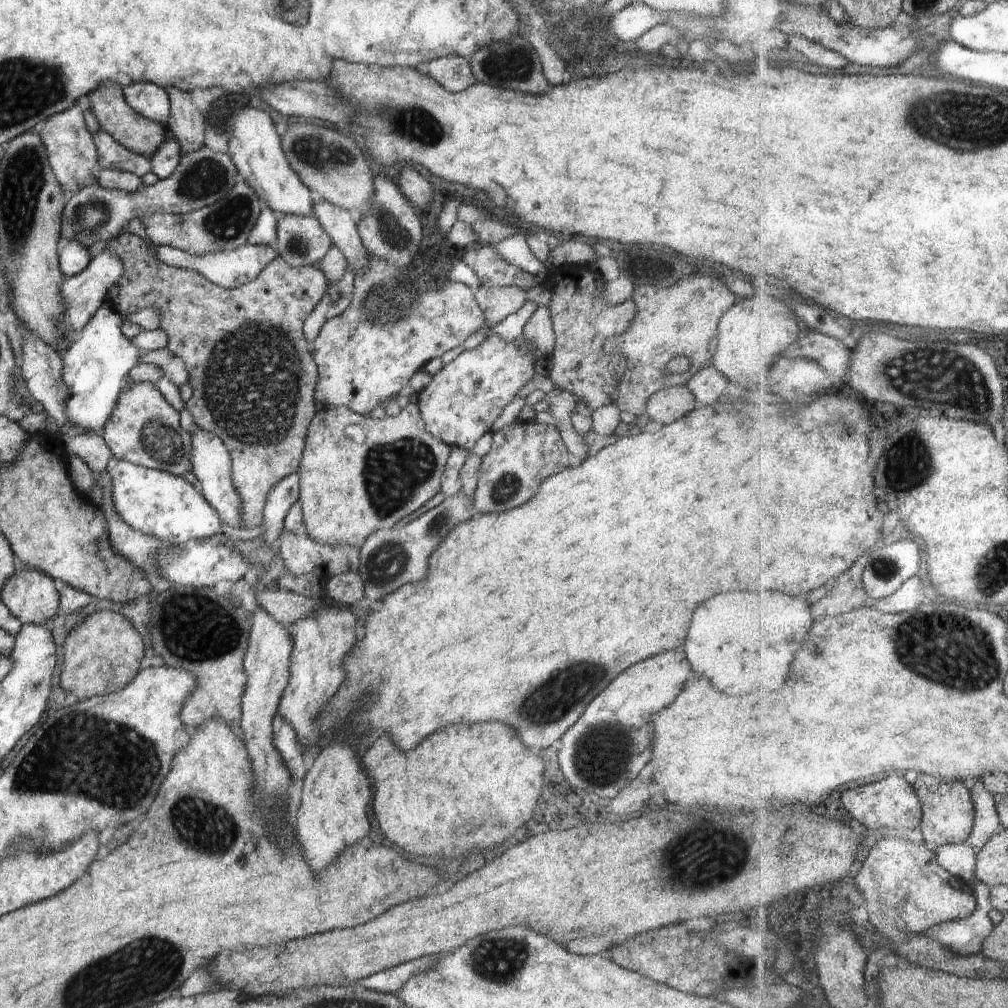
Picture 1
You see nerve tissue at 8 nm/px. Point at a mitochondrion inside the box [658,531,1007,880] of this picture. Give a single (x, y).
(910, 645)

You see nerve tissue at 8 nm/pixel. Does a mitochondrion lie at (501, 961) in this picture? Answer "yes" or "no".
yes

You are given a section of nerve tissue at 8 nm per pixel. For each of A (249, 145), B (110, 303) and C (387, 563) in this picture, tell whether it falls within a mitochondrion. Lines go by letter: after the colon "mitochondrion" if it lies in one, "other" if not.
A: other
B: other
C: mitochondrion

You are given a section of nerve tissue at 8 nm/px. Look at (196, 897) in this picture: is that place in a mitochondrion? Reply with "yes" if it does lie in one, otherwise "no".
no

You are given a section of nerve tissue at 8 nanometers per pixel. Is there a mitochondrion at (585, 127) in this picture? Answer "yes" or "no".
no

